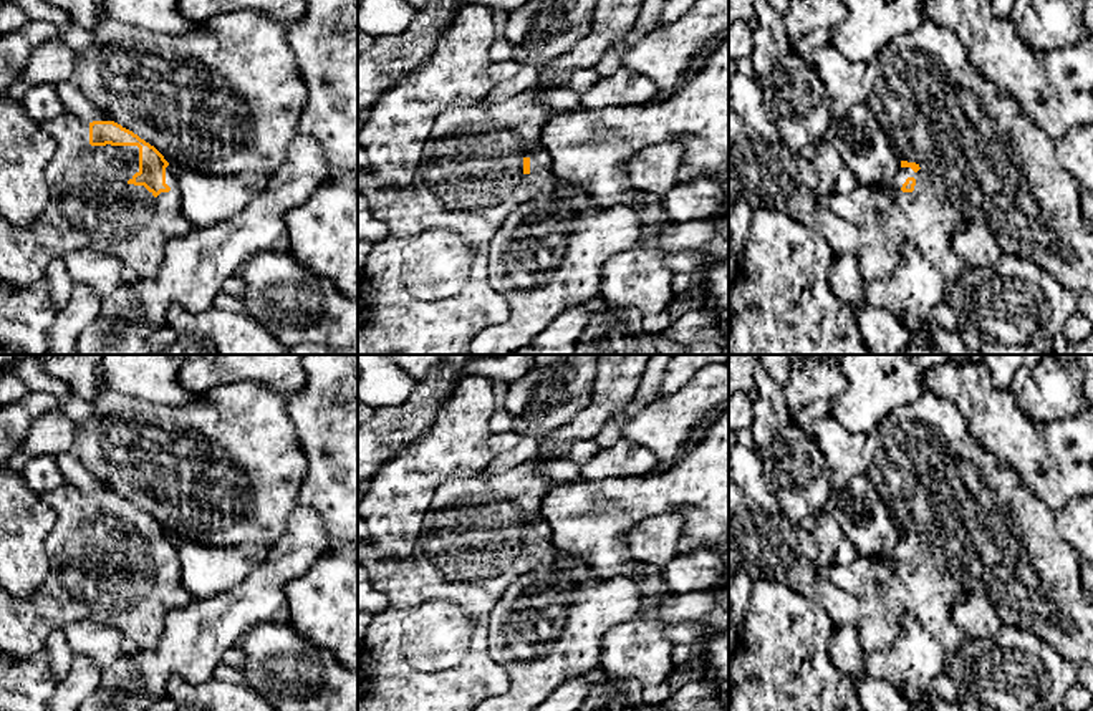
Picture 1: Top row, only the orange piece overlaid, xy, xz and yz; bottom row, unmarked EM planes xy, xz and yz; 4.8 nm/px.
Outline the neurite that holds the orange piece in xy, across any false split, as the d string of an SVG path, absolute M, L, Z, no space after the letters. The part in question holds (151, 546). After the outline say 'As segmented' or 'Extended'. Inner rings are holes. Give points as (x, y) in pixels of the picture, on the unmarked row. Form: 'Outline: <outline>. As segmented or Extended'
Outline: M68 482L40 494L56 510L58 520L46 539L50 572L28 597L15 597L0 585L0 651L18 661L36 656L55 630L79 620L118 628L142 651L156 650L169 612L185 607L192 597L181 583L181 562L164 527L132 502L114 492L86 494Z. Extended

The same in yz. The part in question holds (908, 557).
Outline: M901 532L886 560L858 559L850 565L833 563L816 570L858 598L856 633L866 653L889 651L906 613L912 613L941 643L946 658L967 638L951 617L965 588L916 534Z. Extended

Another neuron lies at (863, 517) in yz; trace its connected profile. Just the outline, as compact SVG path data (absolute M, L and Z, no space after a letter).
M866 474L833 492L831 502L843 535L859 559L886 560L891 555L901 530Z

